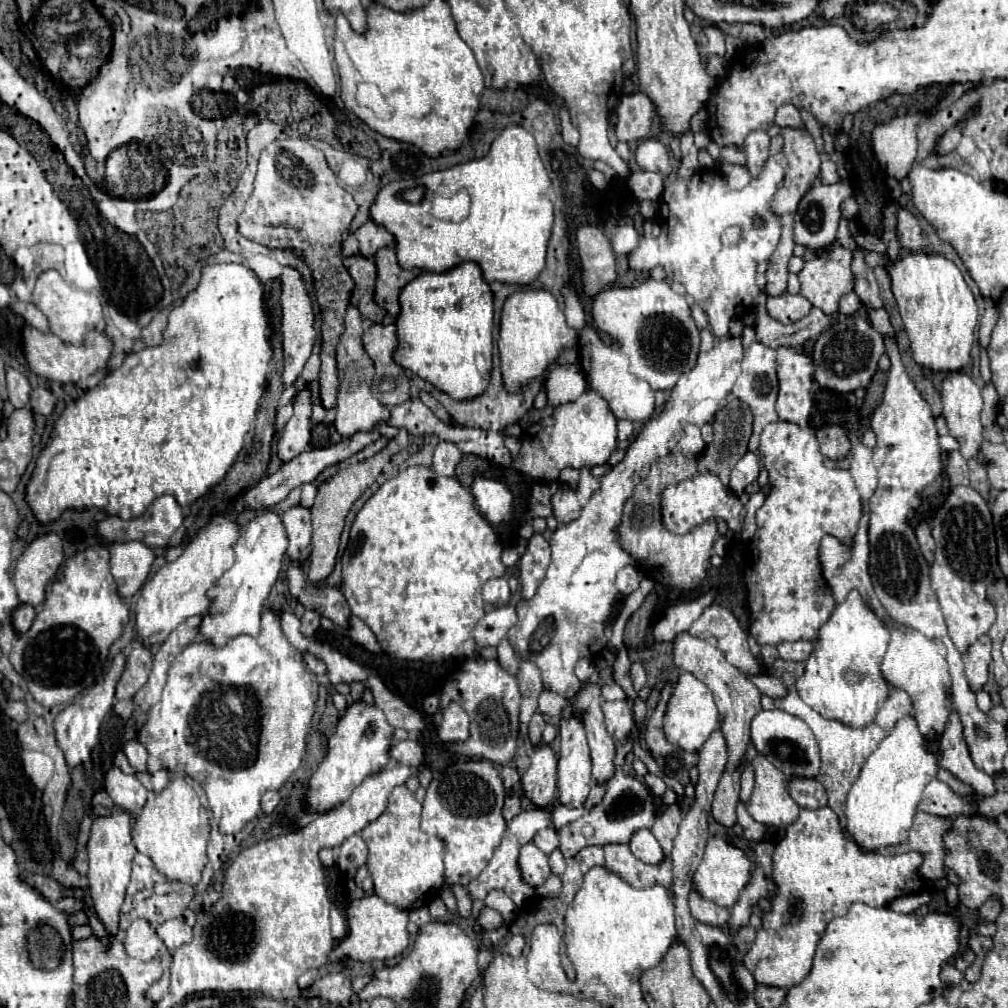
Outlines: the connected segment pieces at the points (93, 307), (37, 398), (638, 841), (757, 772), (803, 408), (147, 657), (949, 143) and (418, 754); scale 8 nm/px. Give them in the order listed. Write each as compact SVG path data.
M46 271L38 277L36 281L36 289L32 293L32 303L48 317L48 323L50 323L50 331L60 337L62 341L66 343L72 343L72 345L80 345L82 343L82 337L100 327L100 323L104 321L104 315L102 315L102 305L100 305L100 299L92 293L86 293L86 291L78 291L74 287L70 287L58 271Z
M38 387L30 393L30 407L34 413L40 413L40 415L50 415L54 411L54 395L44 389L44 387Z
M638 829L628 845L632 849L632 855L648 865L658 865L664 861L664 851L648 829Z
M756 755L754 767L754 791L746 803L754 821L764 826L786 828L798 817L798 805L788 793L792 777L780 773L766 757Z
M780 347L776 349L776 363L780 383L780 393L776 401L778 417L782 421L806 427L812 409L810 385L814 361L812 357L802 355L796 347Z
M138 639L132 641L132 649L126 658L126 669L116 685L116 699L132 699L148 681L152 669L152 653Z
M958 123L956 127L952 127L950 131L946 131L942 135L942 139L936 145L936 153L938 155L948 155L948 153L952 153L956 149L956 145L960 141L960 129L962 129L962 123Z
M396 741L390 747L390 757L394 757L398 763L408 765L408 767L418 767L422 763L422 747L418 741Z

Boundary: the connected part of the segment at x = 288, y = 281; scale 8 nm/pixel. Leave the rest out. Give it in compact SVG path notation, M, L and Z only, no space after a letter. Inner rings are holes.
M284 267L282 277L280 277L280 285L282 285L282 297L280 297L280 305L282 305L282 347L284 347L282 383L284 383L284 387L288 387L302 373L302 369L304 369L310 353L312 353L312 347L314 347L314 313L312 313L312 303L308 299L308 293L304 289L302 277L296 269Z

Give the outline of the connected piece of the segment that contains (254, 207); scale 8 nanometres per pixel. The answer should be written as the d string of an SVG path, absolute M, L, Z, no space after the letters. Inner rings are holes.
M292 137L292 139L280 139L268 145L260 153L258 161L258 173L254 181L254 191L250 199L244 205L244 211L238 217L238 231L250 239L256 241L268 249L292 249L302 255L302 259L308 263L312 277L314 277L314 289L316 289L316 301L320 305L322 315L322 349L320 349L320 399L324 409L332 409L336 405L336 393L338 393L338 371L336 371L336 343L340 339L340 333L344 329L344 313L350 303L350 293L354 289L354 281L348 275L346 267L342 265L342 233L348 231L352 217L356 215L356 201L348 191L344 191L334 171L328 167L322 151L318 151L314 145L310 145L308 139Z

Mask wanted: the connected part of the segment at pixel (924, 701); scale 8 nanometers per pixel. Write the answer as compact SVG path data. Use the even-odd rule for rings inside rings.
M892 629L888 651L880 665L882 677L888 681L888 685L904 689L912 697L914 705L912 717L916 719L918 729L922 733L934 733L934 741L940 739L950 715L950 699L948 699L950 673L944 651L946 649L940 641L928 639L914 629Z

